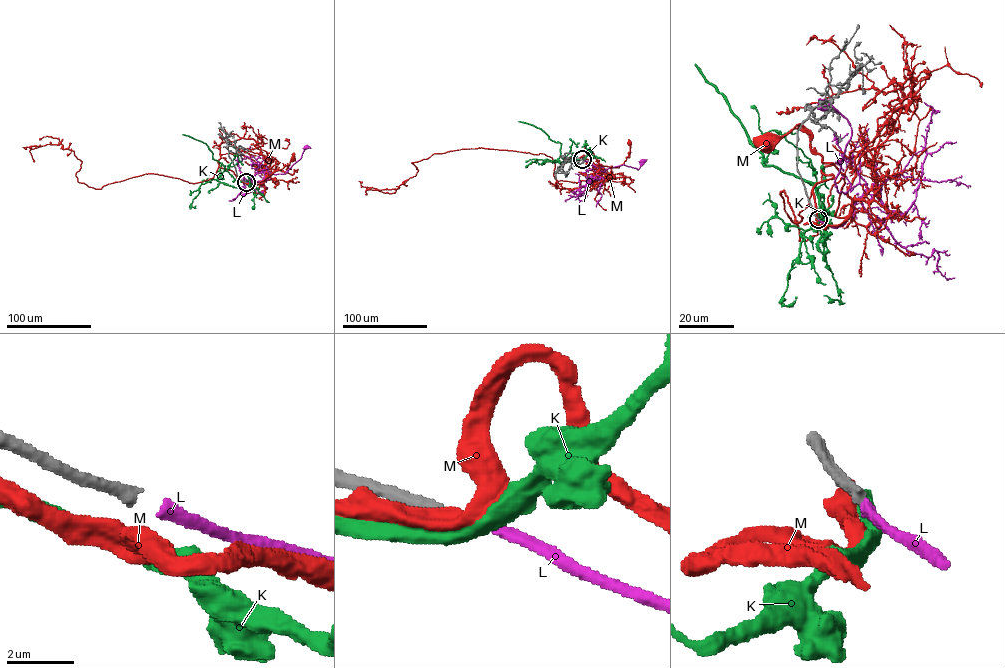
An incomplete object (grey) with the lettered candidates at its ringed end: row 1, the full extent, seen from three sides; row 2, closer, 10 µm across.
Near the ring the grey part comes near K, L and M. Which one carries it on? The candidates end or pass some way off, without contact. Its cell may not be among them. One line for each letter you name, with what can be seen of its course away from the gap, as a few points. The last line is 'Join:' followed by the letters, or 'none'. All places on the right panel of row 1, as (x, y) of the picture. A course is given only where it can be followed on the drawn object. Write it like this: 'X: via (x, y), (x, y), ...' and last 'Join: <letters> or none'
L: via (818, 219), (841, 226), (867, 188), (837, 191), (851, 128), (824, 106)
Join: L

